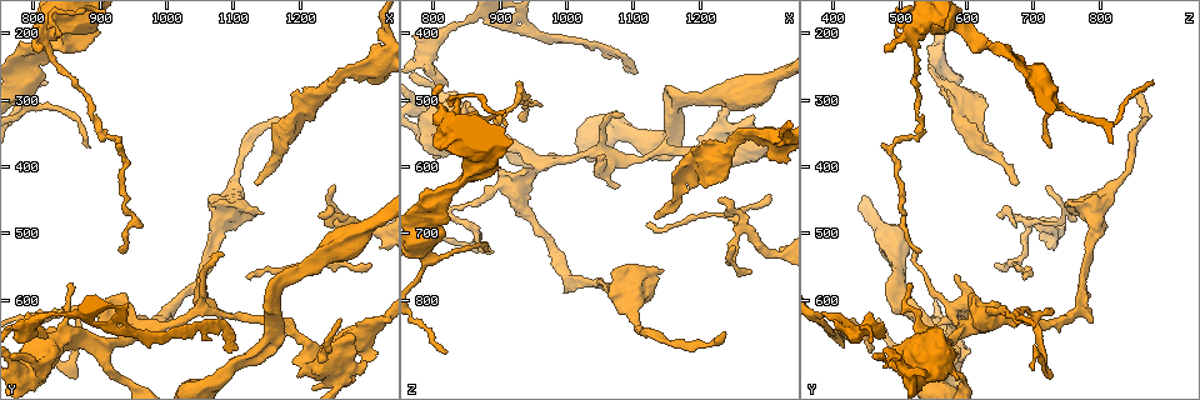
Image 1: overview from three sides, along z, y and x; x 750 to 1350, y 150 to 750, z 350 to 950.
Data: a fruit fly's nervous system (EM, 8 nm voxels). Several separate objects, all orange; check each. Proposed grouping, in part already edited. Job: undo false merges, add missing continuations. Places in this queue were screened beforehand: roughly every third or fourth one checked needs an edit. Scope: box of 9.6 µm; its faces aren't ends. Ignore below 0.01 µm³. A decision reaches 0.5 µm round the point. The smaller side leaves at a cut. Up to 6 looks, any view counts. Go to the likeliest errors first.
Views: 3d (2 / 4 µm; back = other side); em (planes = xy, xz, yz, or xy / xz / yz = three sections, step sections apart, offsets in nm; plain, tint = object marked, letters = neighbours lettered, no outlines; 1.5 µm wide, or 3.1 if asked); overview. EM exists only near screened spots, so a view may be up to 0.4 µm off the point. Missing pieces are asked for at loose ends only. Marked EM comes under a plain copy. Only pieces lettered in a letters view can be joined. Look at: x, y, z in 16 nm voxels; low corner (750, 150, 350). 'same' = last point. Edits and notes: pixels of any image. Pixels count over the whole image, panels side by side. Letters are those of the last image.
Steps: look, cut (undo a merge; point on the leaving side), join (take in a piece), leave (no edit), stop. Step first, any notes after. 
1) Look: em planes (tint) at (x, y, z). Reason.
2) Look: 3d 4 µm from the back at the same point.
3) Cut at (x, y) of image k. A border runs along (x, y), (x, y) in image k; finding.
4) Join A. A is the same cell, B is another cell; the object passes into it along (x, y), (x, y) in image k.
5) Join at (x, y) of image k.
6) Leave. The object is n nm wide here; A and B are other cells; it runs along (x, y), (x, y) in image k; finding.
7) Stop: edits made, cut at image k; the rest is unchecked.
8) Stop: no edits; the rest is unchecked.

Look: em xz step 8 (tint) at (1140, 425, 680). An open end.

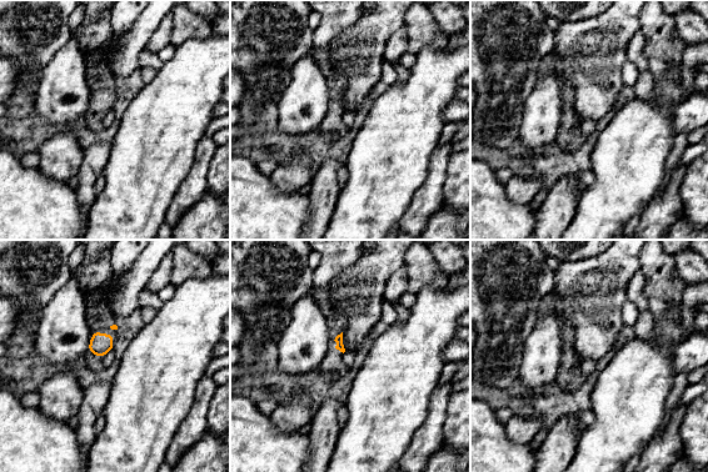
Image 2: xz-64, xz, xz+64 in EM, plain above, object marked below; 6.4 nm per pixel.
Look: em xz step 8 (letters) at the same point. What lies round it.

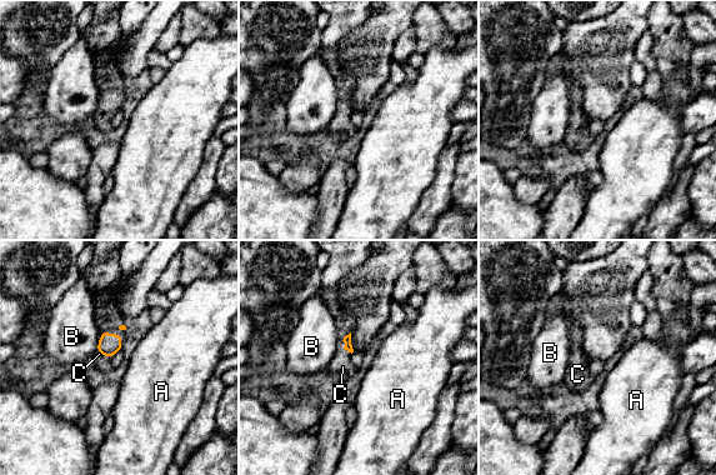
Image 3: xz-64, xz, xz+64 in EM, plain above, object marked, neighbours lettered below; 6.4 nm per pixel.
Join C. The longest contact is with C, 70 nm; C is the same cell, A and B are other cells; it goes on there.

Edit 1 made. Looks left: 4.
Look: overview. See it whole again.

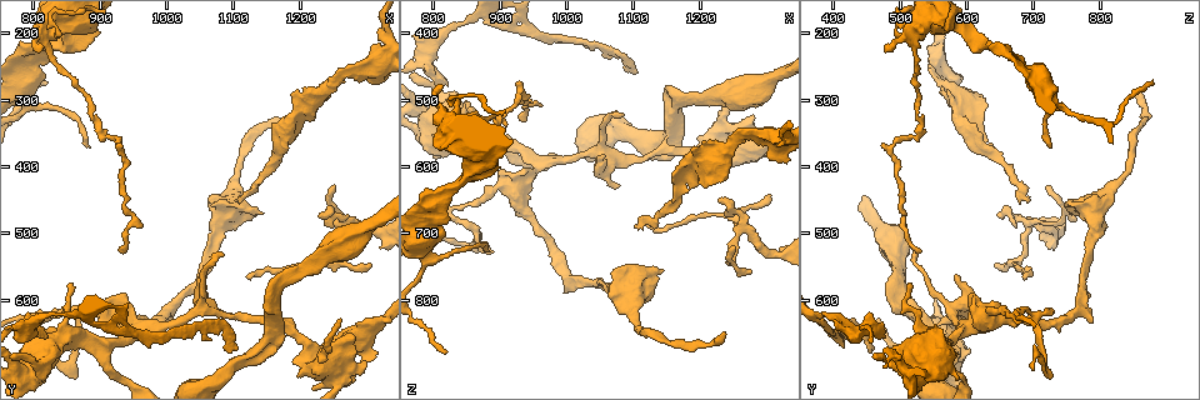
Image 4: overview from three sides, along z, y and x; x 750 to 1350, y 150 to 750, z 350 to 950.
Look: em yz step 4 (tint) at (1125, 565, 690). Tapers out.

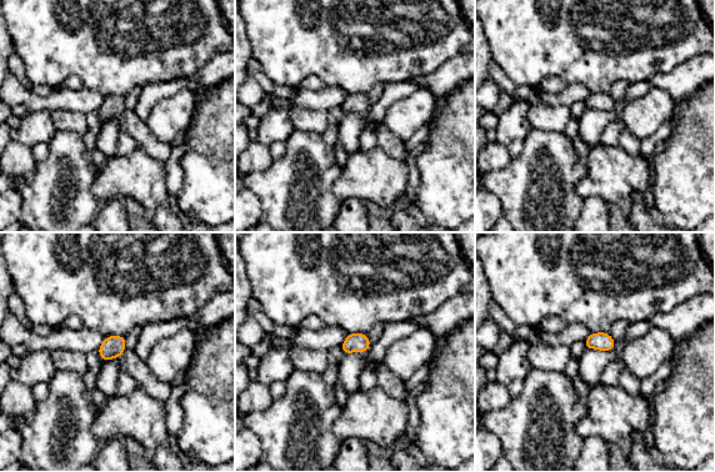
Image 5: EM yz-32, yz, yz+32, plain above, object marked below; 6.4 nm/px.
Look: em planes (letters) at the same point. Another direction.

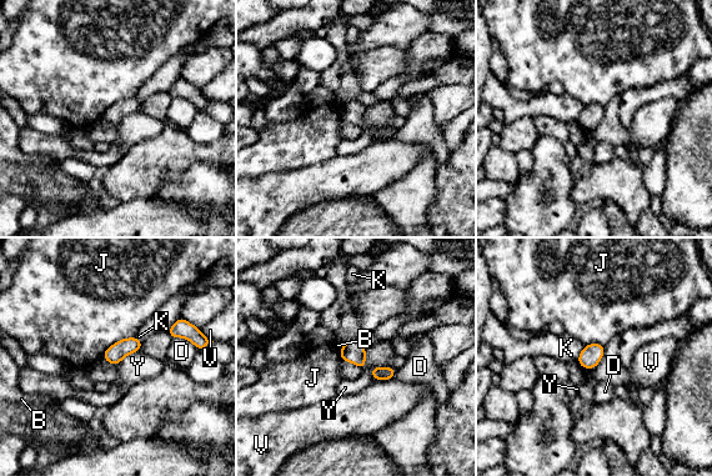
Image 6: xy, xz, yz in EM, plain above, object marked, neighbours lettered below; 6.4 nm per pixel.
Leave. The object is 110 nm wide here; B, D, J, K, V and Y are other cells; a border runs along (391, 366), (375, 366), (370, 374) in image 6; no lettered piece goes on from it.

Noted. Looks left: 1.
Stop: edits made, join at image 3; the rest is unchecked.

